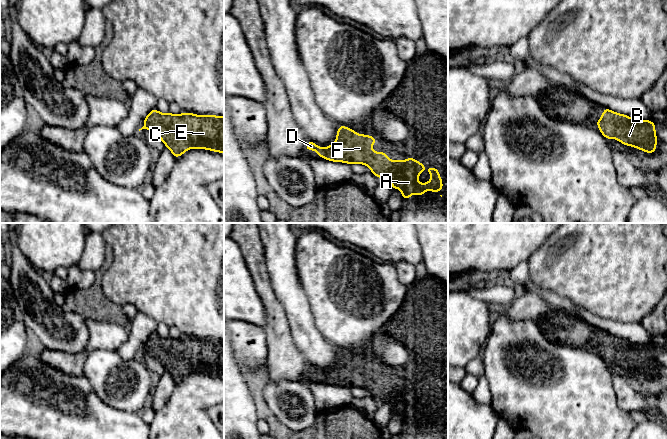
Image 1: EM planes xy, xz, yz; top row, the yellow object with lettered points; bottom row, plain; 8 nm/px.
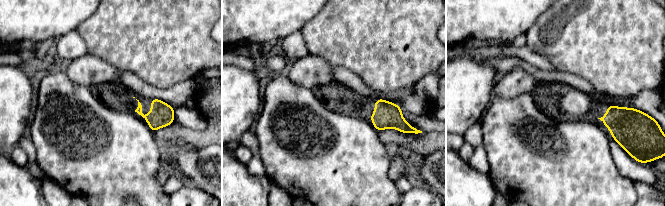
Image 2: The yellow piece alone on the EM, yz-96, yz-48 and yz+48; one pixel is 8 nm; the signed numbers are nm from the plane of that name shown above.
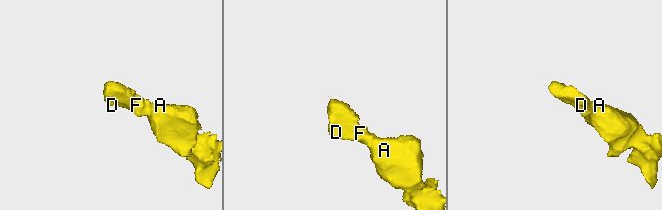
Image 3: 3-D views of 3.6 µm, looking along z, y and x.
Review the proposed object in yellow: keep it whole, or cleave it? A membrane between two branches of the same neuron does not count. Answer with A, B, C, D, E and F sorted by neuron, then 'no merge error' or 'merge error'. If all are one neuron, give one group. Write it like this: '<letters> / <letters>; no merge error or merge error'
A B C D E F; no merge error

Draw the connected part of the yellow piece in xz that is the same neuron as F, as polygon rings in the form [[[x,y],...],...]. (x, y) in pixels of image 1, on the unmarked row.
[[[339,349],[333,369],[320,372],[314,366],[307,364],[305,375],[315,373],[316,379],[326,384],[368,390],[378,402],[388,402],[392,414],[399,412],[404,425],[410,422],[414,415],[421,422],[426,414],[437,417],[444,412],[436,391],[427,392],[427,396],[432,398],[433,402],[426,408],[420,408],[417,401],[425,393],[424,388],[416,385],[412,380],[405,385],[388,384],[386,376],[371,375],[375,366],[377,363],[374,360],[357,358],[353,353]]]

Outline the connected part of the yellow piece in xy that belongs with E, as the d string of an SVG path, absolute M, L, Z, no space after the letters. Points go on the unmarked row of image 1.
M156 332L151 334L144 343L144 350L139 353L148 353L157 358L176 382L191 372L208 373L224 378L224 341L215 339L199 340L193 337L162 338Z

